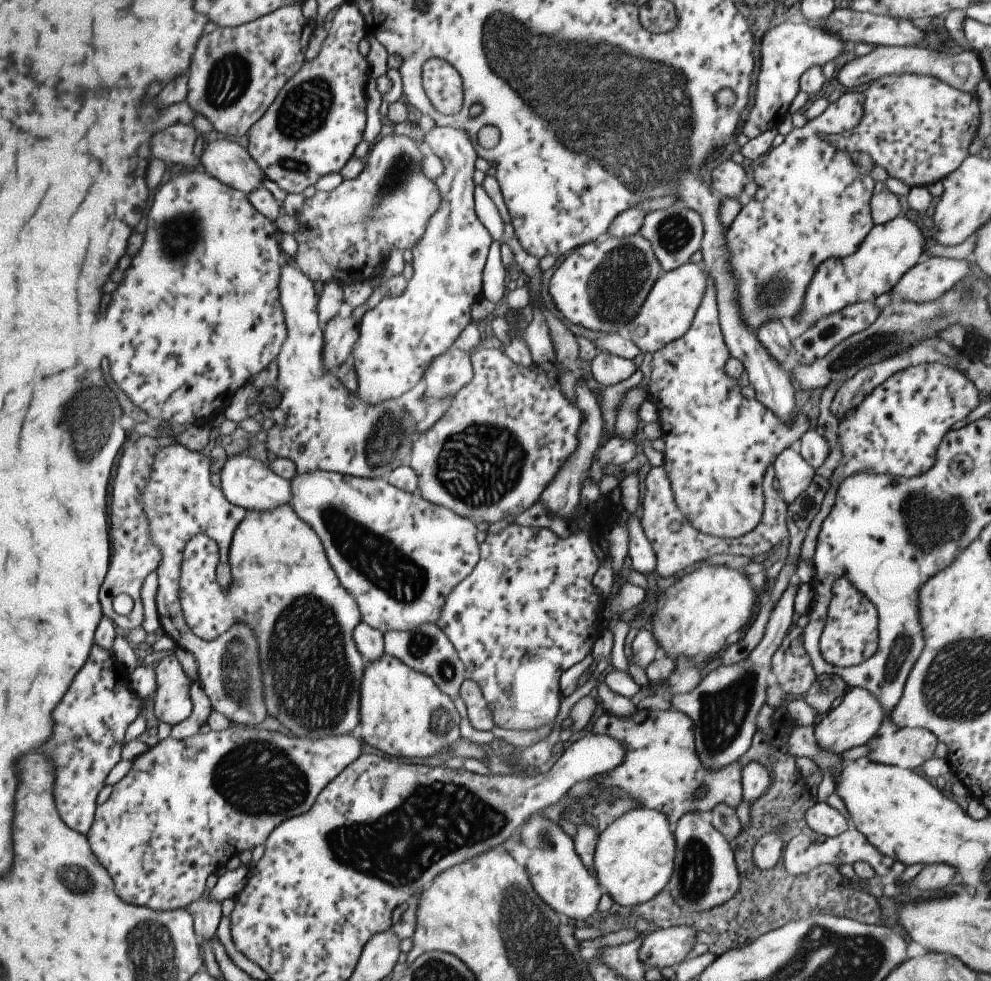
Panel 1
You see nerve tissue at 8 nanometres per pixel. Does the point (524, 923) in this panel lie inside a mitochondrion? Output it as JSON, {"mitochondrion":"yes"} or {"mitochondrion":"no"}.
{"mitochondrion":"yes"}

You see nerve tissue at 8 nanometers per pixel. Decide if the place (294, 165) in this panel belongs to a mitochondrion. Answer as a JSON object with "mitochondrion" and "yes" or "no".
{"mitochondrion":"yes"}

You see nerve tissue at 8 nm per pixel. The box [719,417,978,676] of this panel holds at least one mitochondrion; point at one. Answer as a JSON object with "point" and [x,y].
{"point":[930,523]}

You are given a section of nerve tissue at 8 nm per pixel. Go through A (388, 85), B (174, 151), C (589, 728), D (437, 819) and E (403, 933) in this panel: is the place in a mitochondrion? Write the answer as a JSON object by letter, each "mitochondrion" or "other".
{"A":"other","B":"other","C":"other","D":"mitochondrion","E":"other"}

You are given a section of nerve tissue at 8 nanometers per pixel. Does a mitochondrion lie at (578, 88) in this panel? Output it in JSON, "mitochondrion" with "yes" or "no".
{"mitochondrion":"yes"}

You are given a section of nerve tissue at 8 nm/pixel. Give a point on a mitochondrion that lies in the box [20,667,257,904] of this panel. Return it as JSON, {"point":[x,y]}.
{"point":[73,878]}

